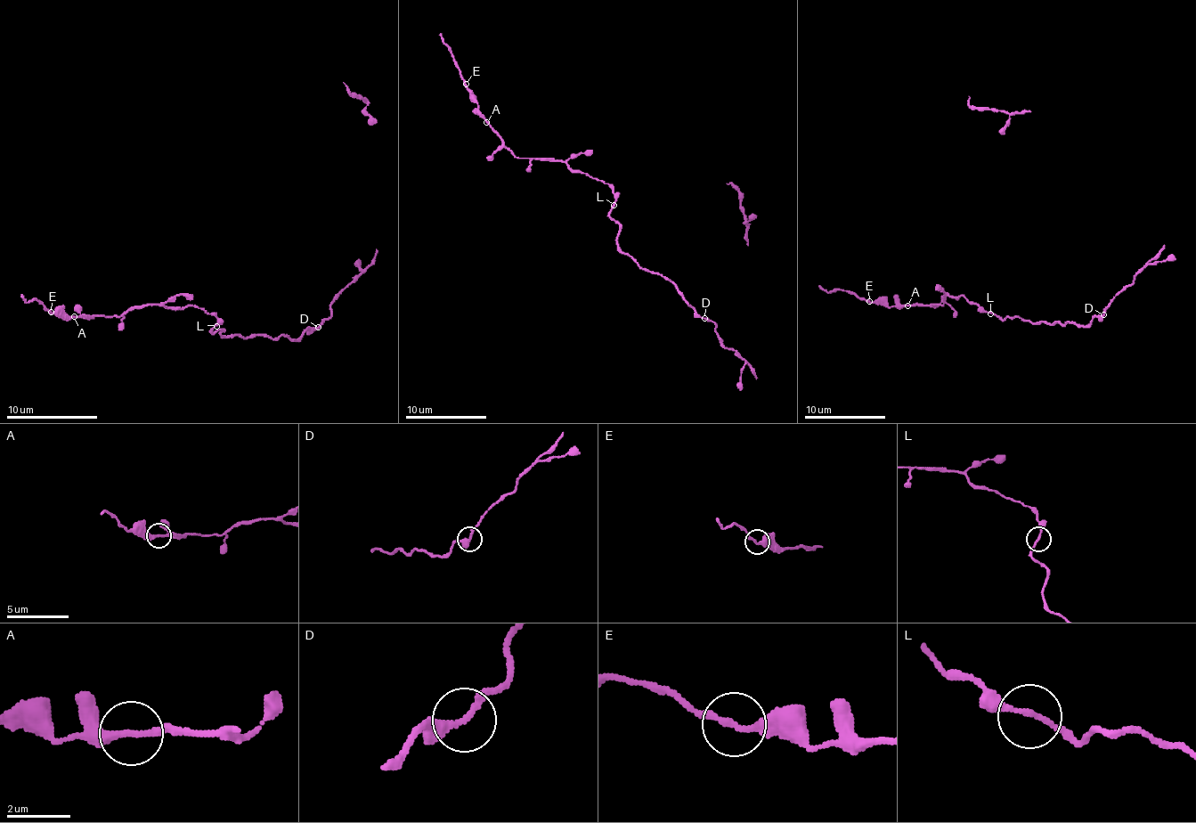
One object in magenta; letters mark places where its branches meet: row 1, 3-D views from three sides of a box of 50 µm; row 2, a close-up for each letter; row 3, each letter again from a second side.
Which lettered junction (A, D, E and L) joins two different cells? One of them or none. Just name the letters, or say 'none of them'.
none of them

